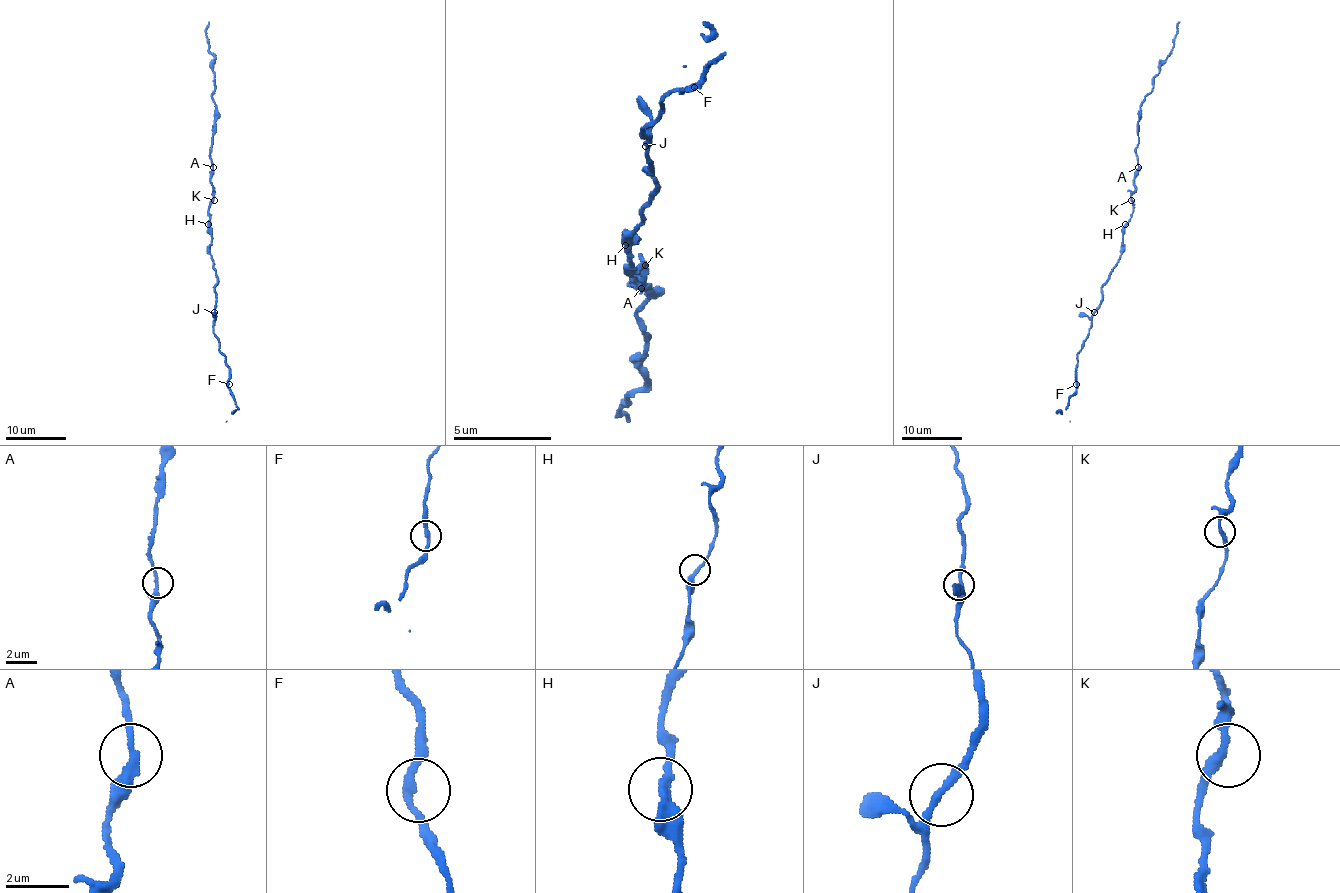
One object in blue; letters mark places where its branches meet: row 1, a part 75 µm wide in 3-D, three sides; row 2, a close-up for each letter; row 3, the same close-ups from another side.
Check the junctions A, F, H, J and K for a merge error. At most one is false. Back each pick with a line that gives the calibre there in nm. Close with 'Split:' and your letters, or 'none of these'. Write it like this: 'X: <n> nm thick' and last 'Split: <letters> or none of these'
Split: none of these

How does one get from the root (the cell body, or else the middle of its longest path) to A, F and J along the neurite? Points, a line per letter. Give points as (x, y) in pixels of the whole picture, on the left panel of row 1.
A: (209, 226), (208, 206), (214, 189), (211, 182), (212, 166)
F: (209, 226), (209, 255), (217, 274), (214, 335), (229, 369), (229, 384)
J: (209, 226), (209, 255), (217, 274), (214, 312)

